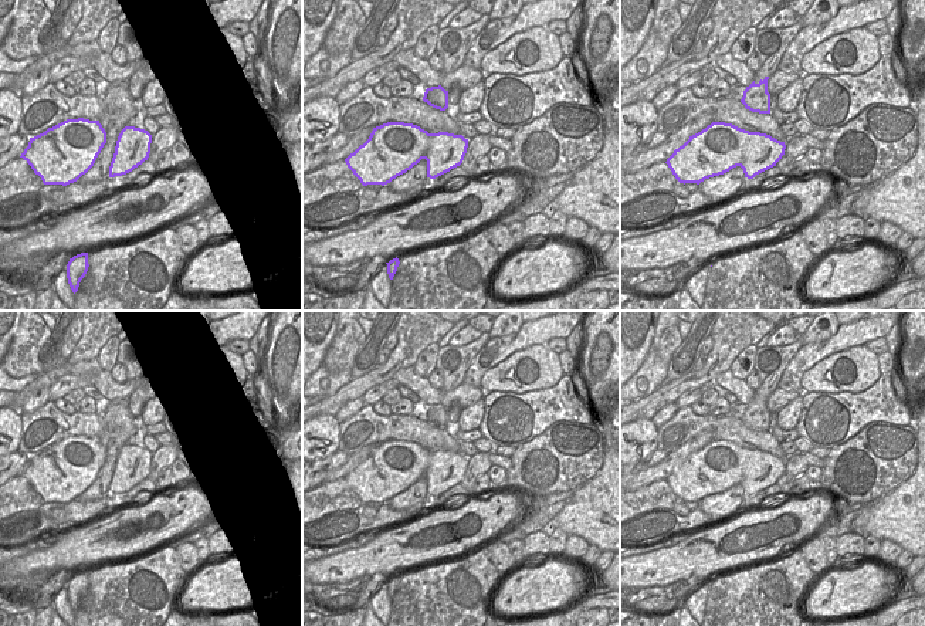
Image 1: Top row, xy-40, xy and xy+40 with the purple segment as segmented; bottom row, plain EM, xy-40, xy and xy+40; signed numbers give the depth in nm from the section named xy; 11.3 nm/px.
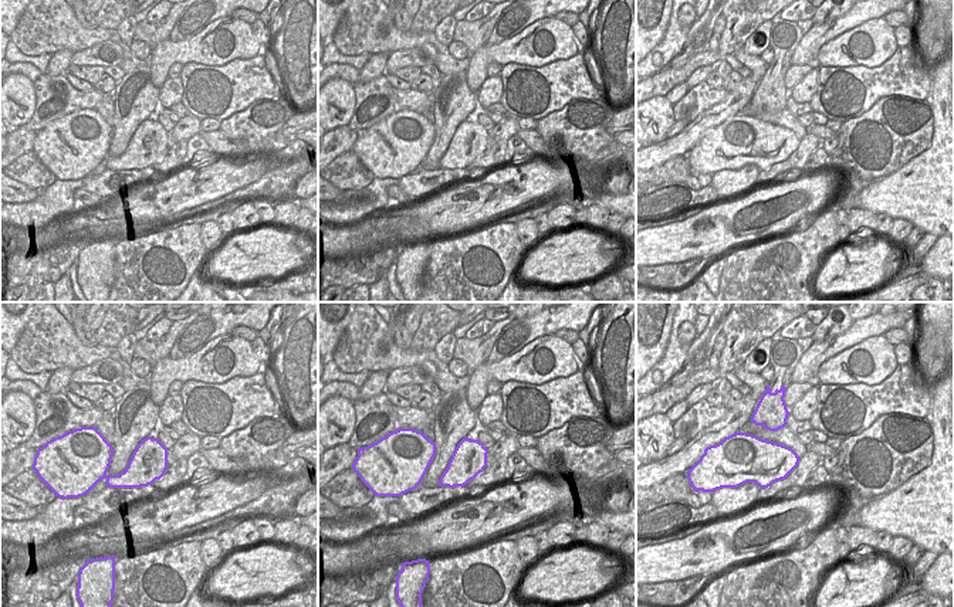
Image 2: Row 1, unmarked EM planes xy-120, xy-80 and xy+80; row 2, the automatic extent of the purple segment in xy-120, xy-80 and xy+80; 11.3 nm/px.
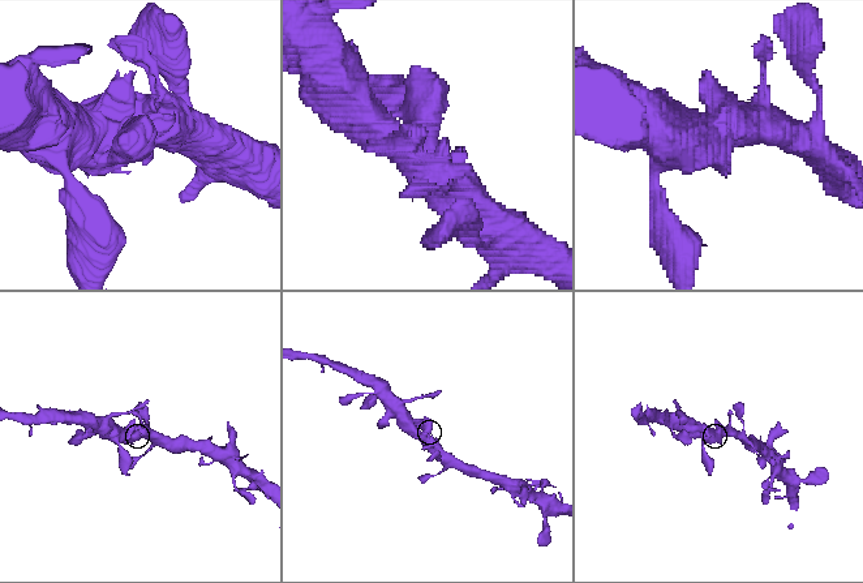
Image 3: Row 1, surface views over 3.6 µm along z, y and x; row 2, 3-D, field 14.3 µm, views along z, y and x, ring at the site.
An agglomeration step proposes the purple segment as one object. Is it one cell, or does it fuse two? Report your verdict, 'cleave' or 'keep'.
keep

